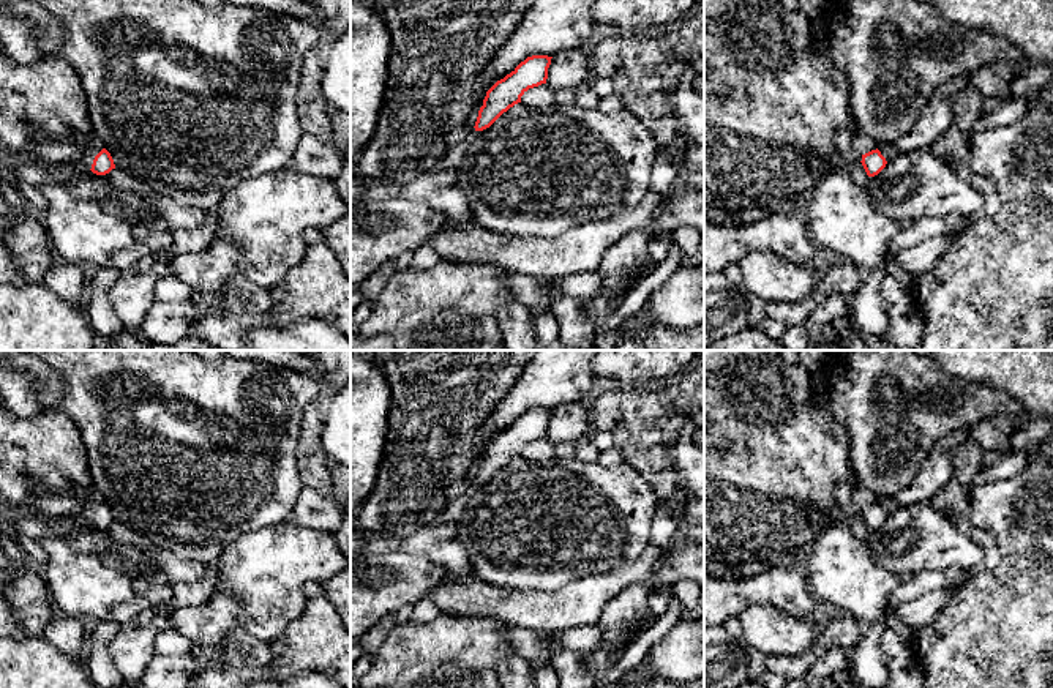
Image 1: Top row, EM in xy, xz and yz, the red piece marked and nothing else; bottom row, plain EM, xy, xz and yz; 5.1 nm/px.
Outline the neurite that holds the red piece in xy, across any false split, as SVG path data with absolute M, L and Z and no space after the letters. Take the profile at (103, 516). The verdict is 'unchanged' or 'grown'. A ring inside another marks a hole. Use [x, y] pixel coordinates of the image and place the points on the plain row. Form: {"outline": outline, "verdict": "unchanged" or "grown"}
{"outline": "M88 489L85 492L84 507L74 516L63 521L73 524L92 524L96 529L106 529L115 522L115 518L111 507L103 502L96 492Z", "verdict": "grown"}

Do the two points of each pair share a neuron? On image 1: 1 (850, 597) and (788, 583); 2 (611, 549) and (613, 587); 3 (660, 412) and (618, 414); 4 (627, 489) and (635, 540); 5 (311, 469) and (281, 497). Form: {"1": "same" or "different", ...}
{"1": "different", "2": "different", "3": "same", "4": "same", "5": "different"}

